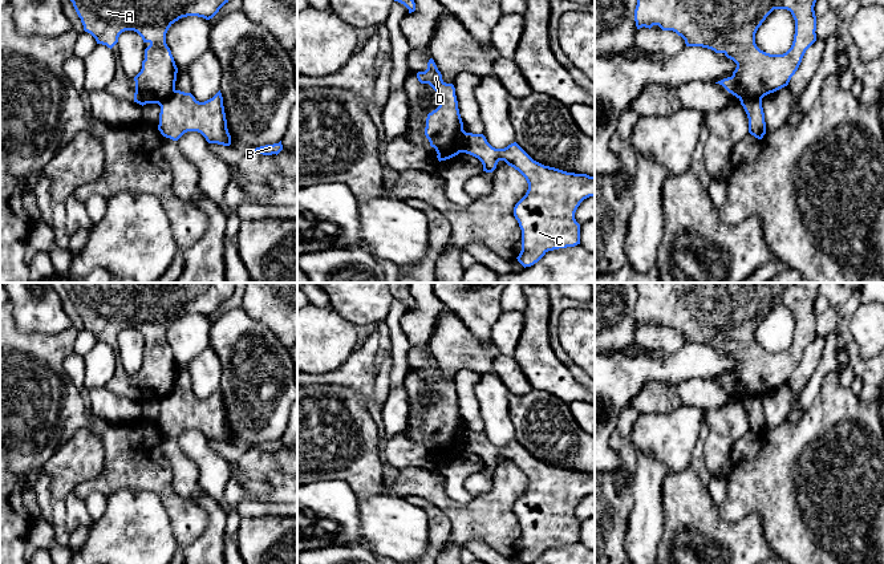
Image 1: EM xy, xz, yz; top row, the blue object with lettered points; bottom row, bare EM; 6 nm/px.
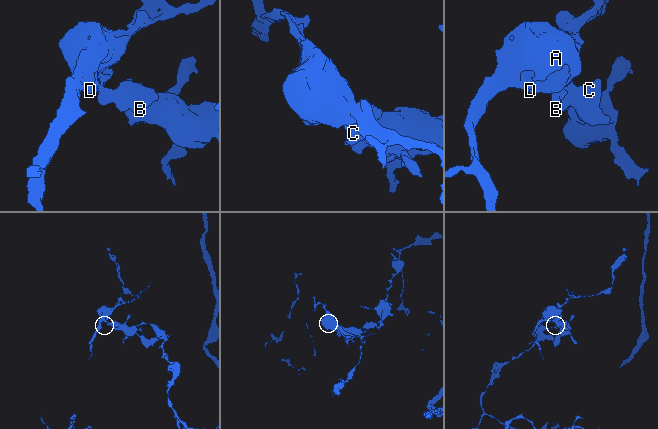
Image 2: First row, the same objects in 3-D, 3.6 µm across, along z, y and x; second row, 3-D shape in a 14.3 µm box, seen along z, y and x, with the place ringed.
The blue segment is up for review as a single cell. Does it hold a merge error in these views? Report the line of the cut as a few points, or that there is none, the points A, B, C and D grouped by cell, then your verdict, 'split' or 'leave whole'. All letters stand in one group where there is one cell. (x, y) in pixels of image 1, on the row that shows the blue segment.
cut yz (761, 97), (750, 97), (741, 101); groups A D / B C; split

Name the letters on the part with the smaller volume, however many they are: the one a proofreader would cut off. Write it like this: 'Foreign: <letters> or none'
Foreign: A, D

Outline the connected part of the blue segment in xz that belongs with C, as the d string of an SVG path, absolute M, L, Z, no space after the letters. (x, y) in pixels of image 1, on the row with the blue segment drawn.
M466 133L463 153L478 158L486 173L492 173L498 162L504 161L526 178L528 190L514 207L522 230L522 251L516 259L524 268L548 251L580 244L575 212L584 199L595 196L595 176L544 166L516 142L495 149L483 134Z

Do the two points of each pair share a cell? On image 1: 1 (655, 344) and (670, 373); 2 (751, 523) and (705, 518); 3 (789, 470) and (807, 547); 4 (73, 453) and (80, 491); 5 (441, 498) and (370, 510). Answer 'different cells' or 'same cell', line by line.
1: different cells
2: same cell
3: same cell
4: different cells
5: different cells

